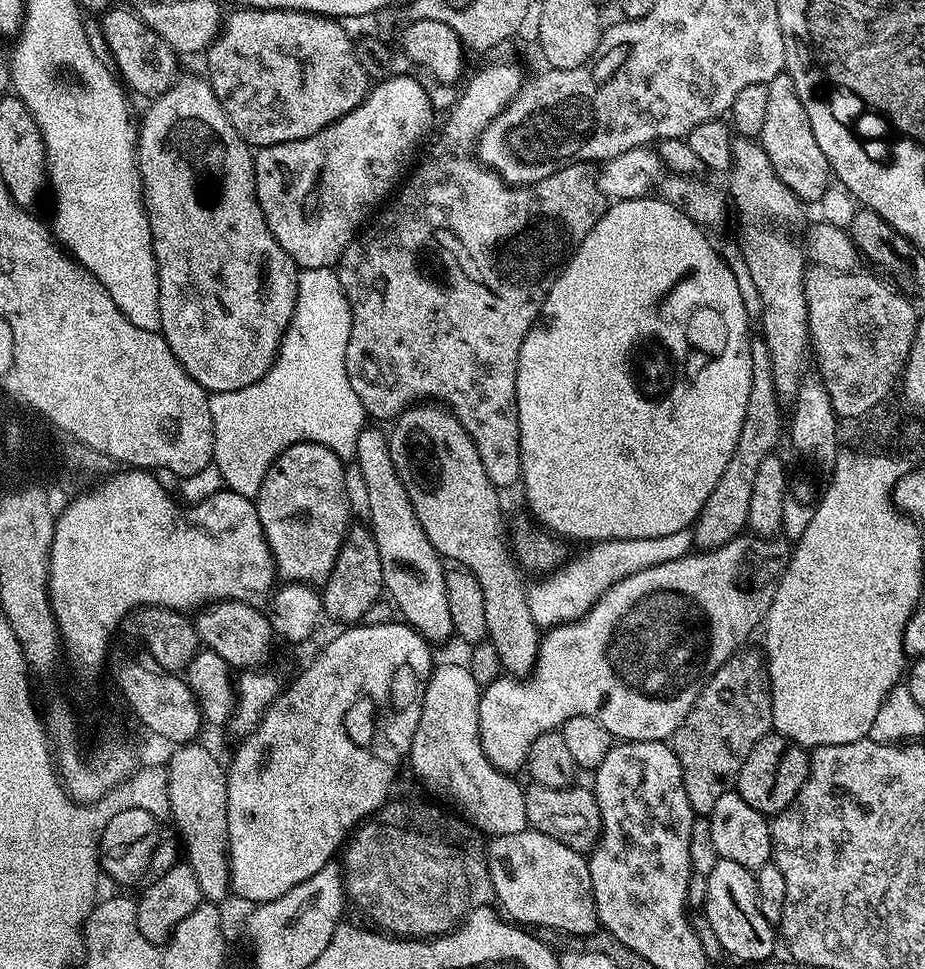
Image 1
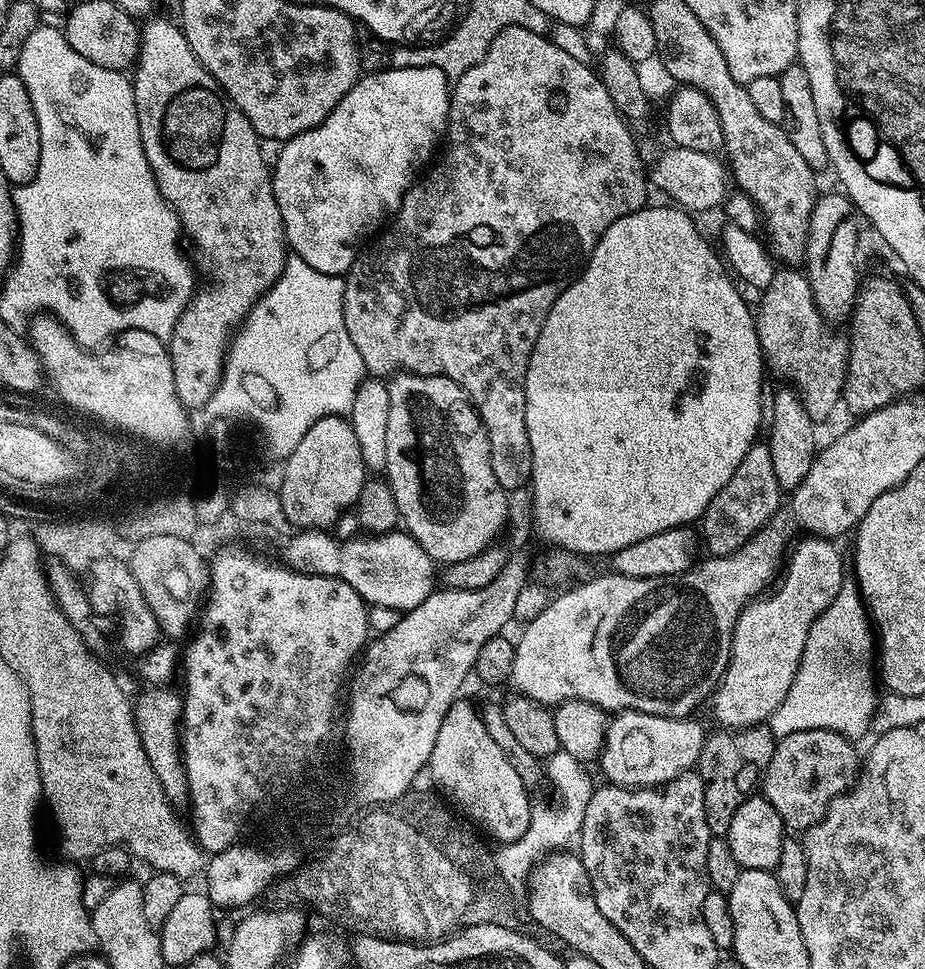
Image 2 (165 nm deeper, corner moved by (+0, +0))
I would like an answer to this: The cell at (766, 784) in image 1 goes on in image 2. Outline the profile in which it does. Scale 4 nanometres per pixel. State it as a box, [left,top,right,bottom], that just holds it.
[762,729,862,834]

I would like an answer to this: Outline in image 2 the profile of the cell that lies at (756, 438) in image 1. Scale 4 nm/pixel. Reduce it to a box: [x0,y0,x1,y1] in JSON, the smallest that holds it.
[754,266,848,426]

